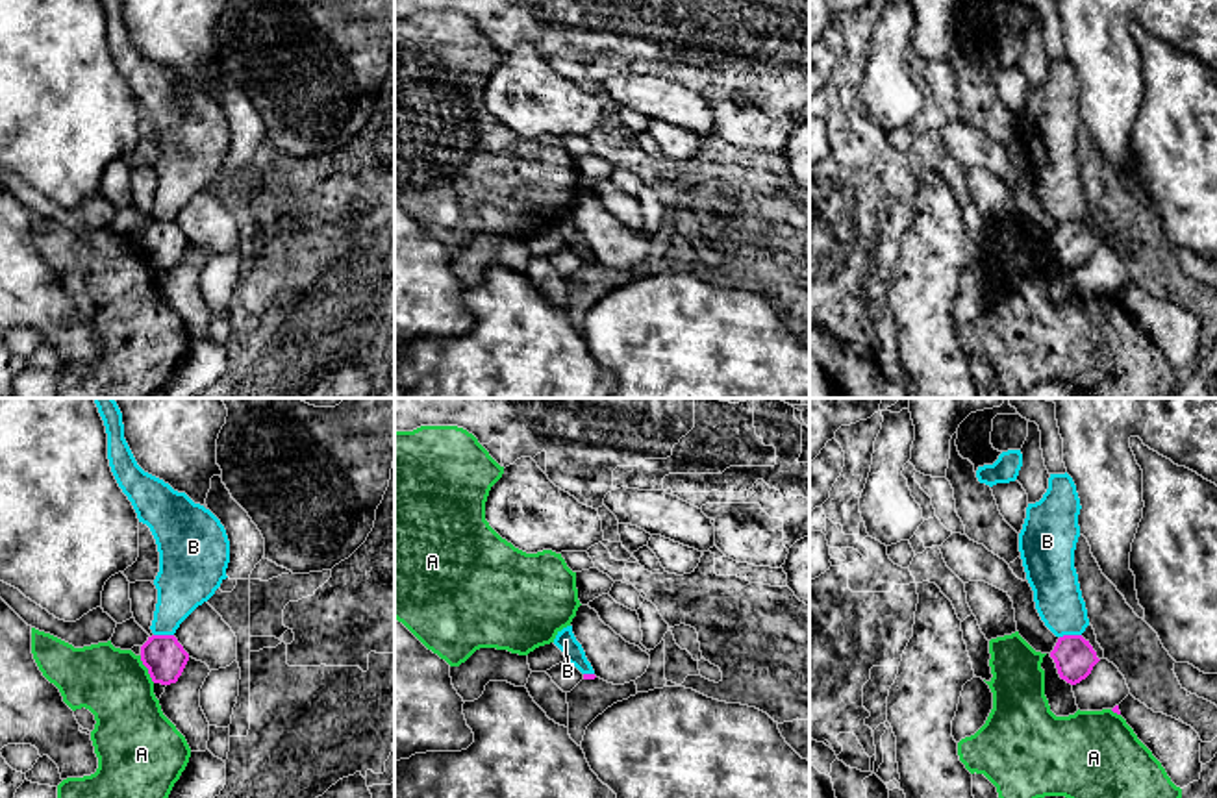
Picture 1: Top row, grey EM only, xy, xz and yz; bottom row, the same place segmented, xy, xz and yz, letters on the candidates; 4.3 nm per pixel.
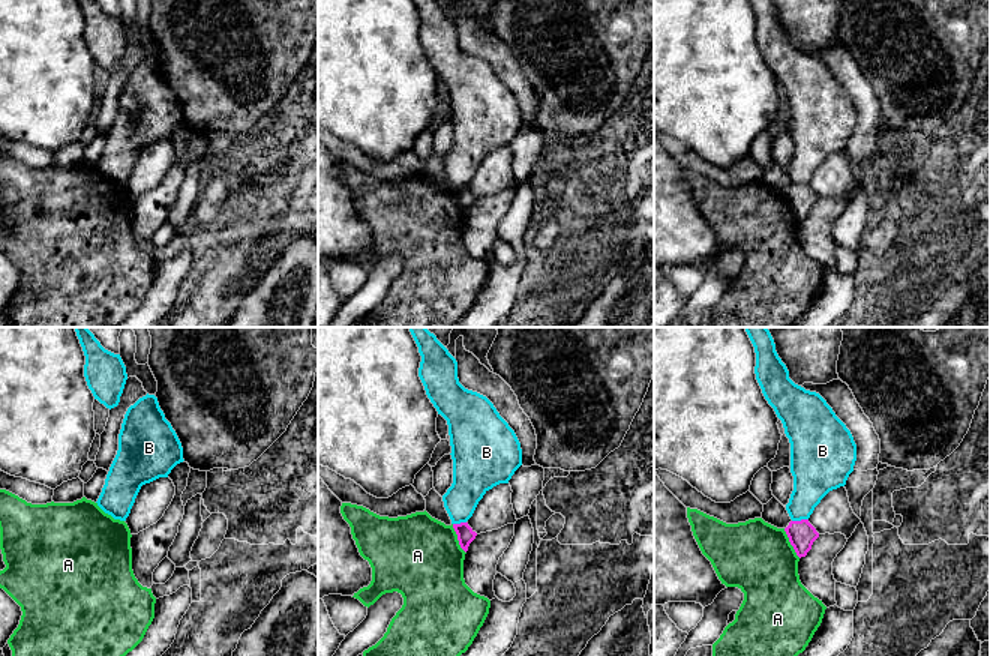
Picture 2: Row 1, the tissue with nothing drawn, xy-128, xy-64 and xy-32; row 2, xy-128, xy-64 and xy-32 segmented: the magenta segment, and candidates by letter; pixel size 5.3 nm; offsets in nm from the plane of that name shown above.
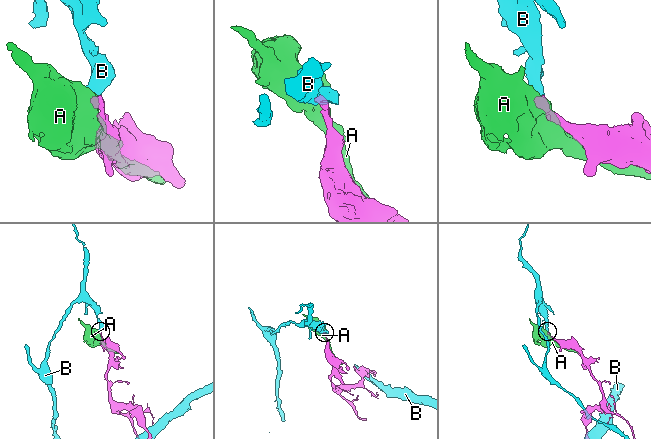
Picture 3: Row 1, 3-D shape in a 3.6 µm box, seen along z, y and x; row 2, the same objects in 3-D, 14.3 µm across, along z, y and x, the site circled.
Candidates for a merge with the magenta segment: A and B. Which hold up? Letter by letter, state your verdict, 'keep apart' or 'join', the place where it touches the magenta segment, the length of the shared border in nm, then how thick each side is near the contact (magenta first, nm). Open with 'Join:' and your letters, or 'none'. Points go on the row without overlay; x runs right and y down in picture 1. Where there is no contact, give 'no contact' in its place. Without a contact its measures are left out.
Join: none
A: keep apart; meets magenta in xy at (147, 252); contact 140 nm long; 180 nm thick on the magenta side, 320 nm on the other
B: keep apart; meets magenta in yz at (1069, 221); contact 100 nm long; 180 nm thick on the magenta side, 200 nm on the other

